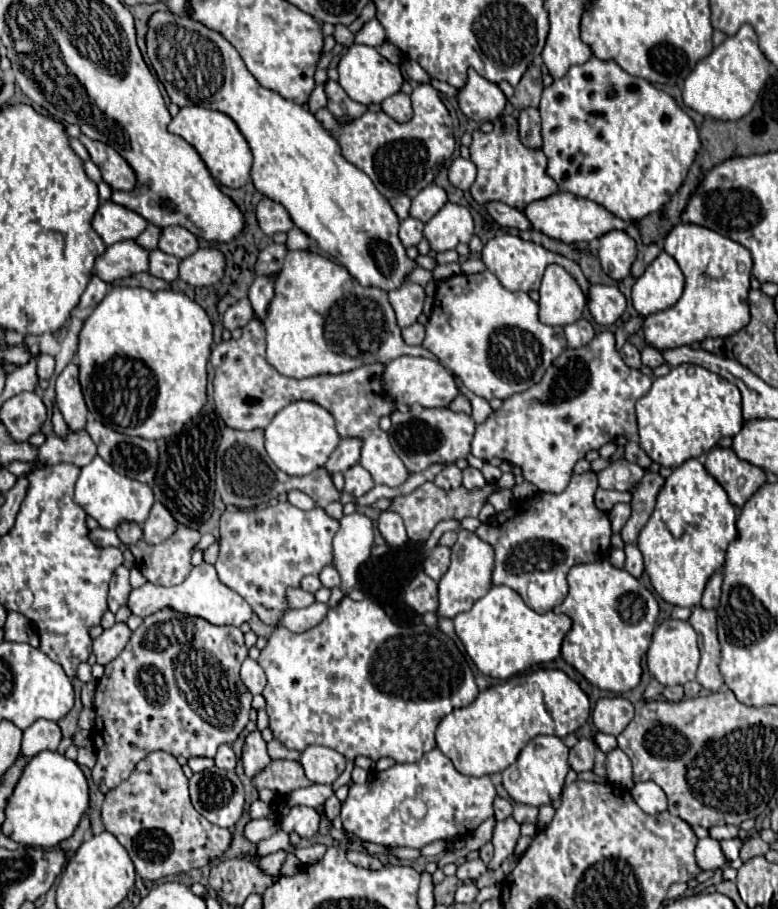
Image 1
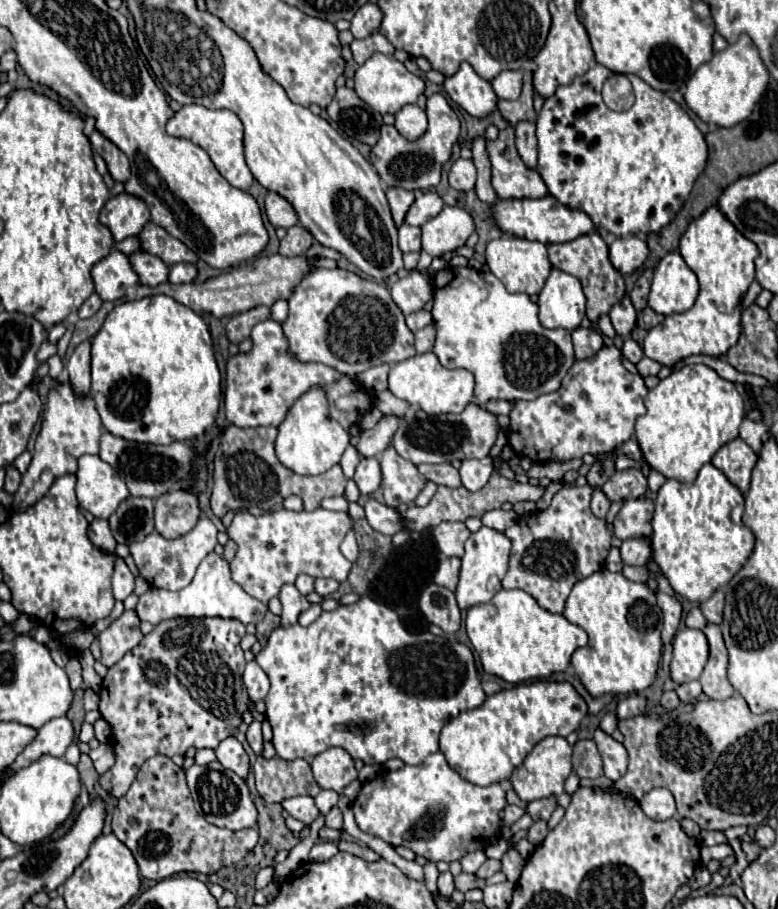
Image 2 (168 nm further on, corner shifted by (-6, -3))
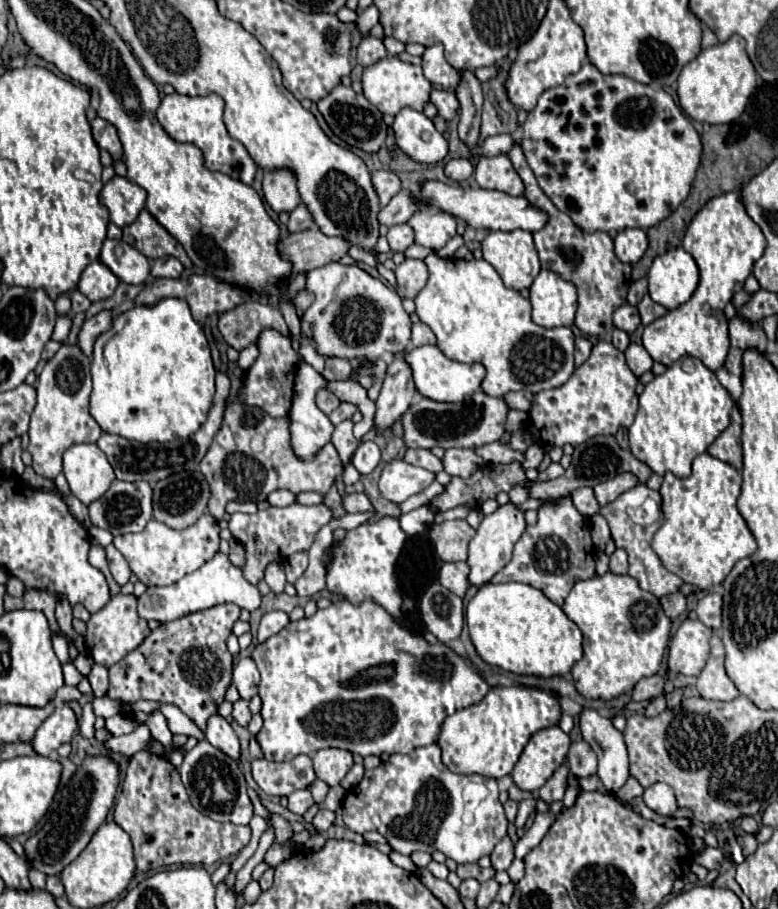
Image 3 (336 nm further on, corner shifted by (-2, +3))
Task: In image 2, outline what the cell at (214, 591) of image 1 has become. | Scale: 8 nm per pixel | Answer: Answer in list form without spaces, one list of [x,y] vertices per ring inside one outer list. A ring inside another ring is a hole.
[[[210,553],[200,563],[194,581],[188,587],[180,591],[166,591],[152,587],[140,597],[136,605],[140,621],[150,621],[152,625],[178,617],[226,617],[226,619],[238,619],[242,623],[258,623],[264,619],[266,611],[268,607],[264,603],[250,597],[236,581],[232,581],[228,561],[216,553]]]

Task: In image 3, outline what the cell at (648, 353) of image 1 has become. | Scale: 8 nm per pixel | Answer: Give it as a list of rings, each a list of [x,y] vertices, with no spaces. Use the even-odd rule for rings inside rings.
[[[630,343],[630,347],[624,351],[624,355],[626,355],[626,363],[628,363],[628,367],[632,369],[632,373],[636,375],[636,377],[640,377],[640,375],[644,375],[646,371],[650,371],[652,369],[652,357],[648,355],[648,351],[642,347],[642,345],[636,345],[636,343]]]

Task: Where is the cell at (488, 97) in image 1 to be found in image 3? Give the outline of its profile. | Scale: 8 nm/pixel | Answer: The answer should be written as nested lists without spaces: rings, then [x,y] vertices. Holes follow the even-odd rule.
[[[440,43],[426,49],[422,55],[424,77],[432,85],[440,85],[444,89],[456,89],[460,83],[460,71],[456,71],[444,57],[444,47]]]

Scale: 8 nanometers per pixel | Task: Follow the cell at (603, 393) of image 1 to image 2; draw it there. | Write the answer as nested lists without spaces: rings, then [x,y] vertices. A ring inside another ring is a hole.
[[[616,345],[602,347],[594,357],[576,361],[564,377],[564,385],[556,393],[548,393],[534,401],[516,401],[510,413],[510,431],[508,441],[516,455],[528,457],[532,461],[568,461],[580,459],[582,455],[590,453],[610,453],[614,447],[622,445],[634,435],[636,417],[646,413],[644,397],[648,389],[640,375],[630,373],[620,359],[620,349]]]

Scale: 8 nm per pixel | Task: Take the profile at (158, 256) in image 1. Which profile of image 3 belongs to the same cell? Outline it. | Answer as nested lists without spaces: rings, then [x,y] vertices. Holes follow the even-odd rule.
[[[104,241],[100,261],[110,267],[110,271],[132,285],[142,285],[150,279],[150,261],[140,251],[124,241]]]

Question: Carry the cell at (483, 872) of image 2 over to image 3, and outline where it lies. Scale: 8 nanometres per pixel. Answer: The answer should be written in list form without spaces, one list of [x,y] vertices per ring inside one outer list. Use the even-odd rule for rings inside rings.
[[[504,837],[496,847],[494,851],[490,853],[490,861],[492,861],[492,869],[500,871],[500,869],[508,869],[510,863],[514,859],[514,853],[512,853],[512,841],[510,837]]]

